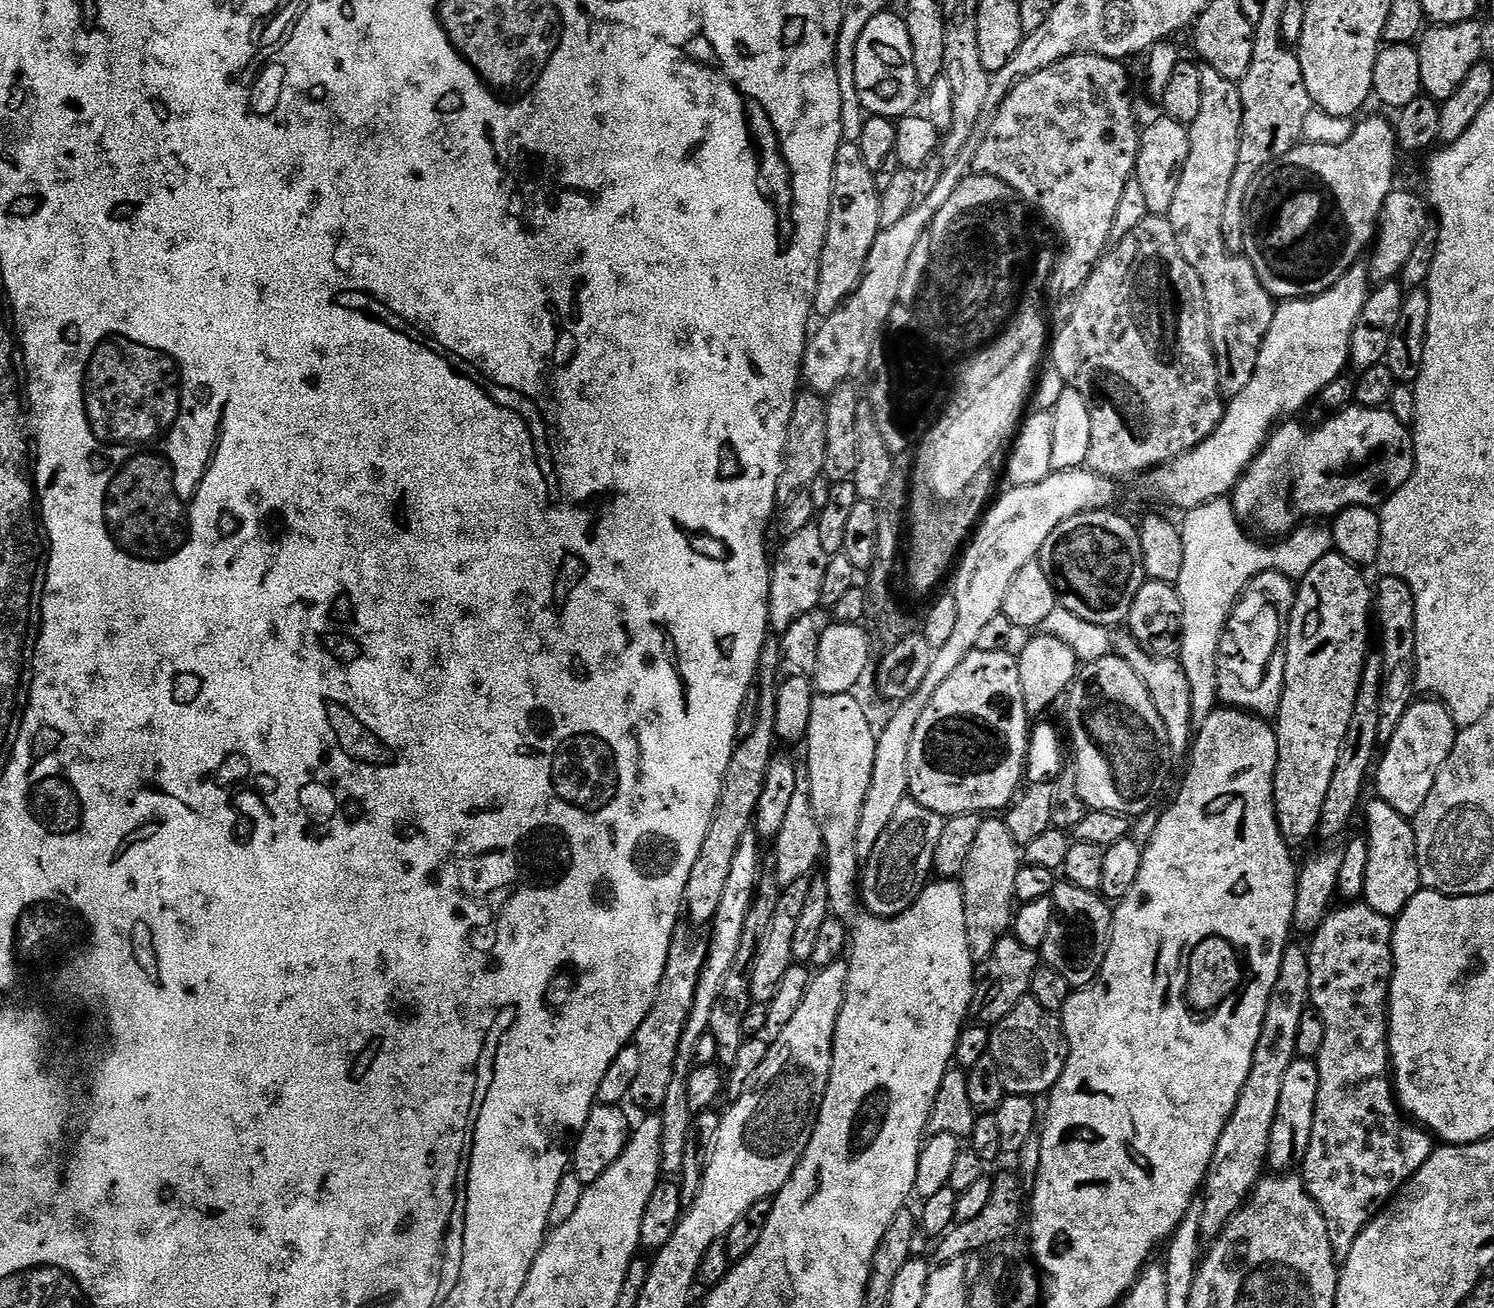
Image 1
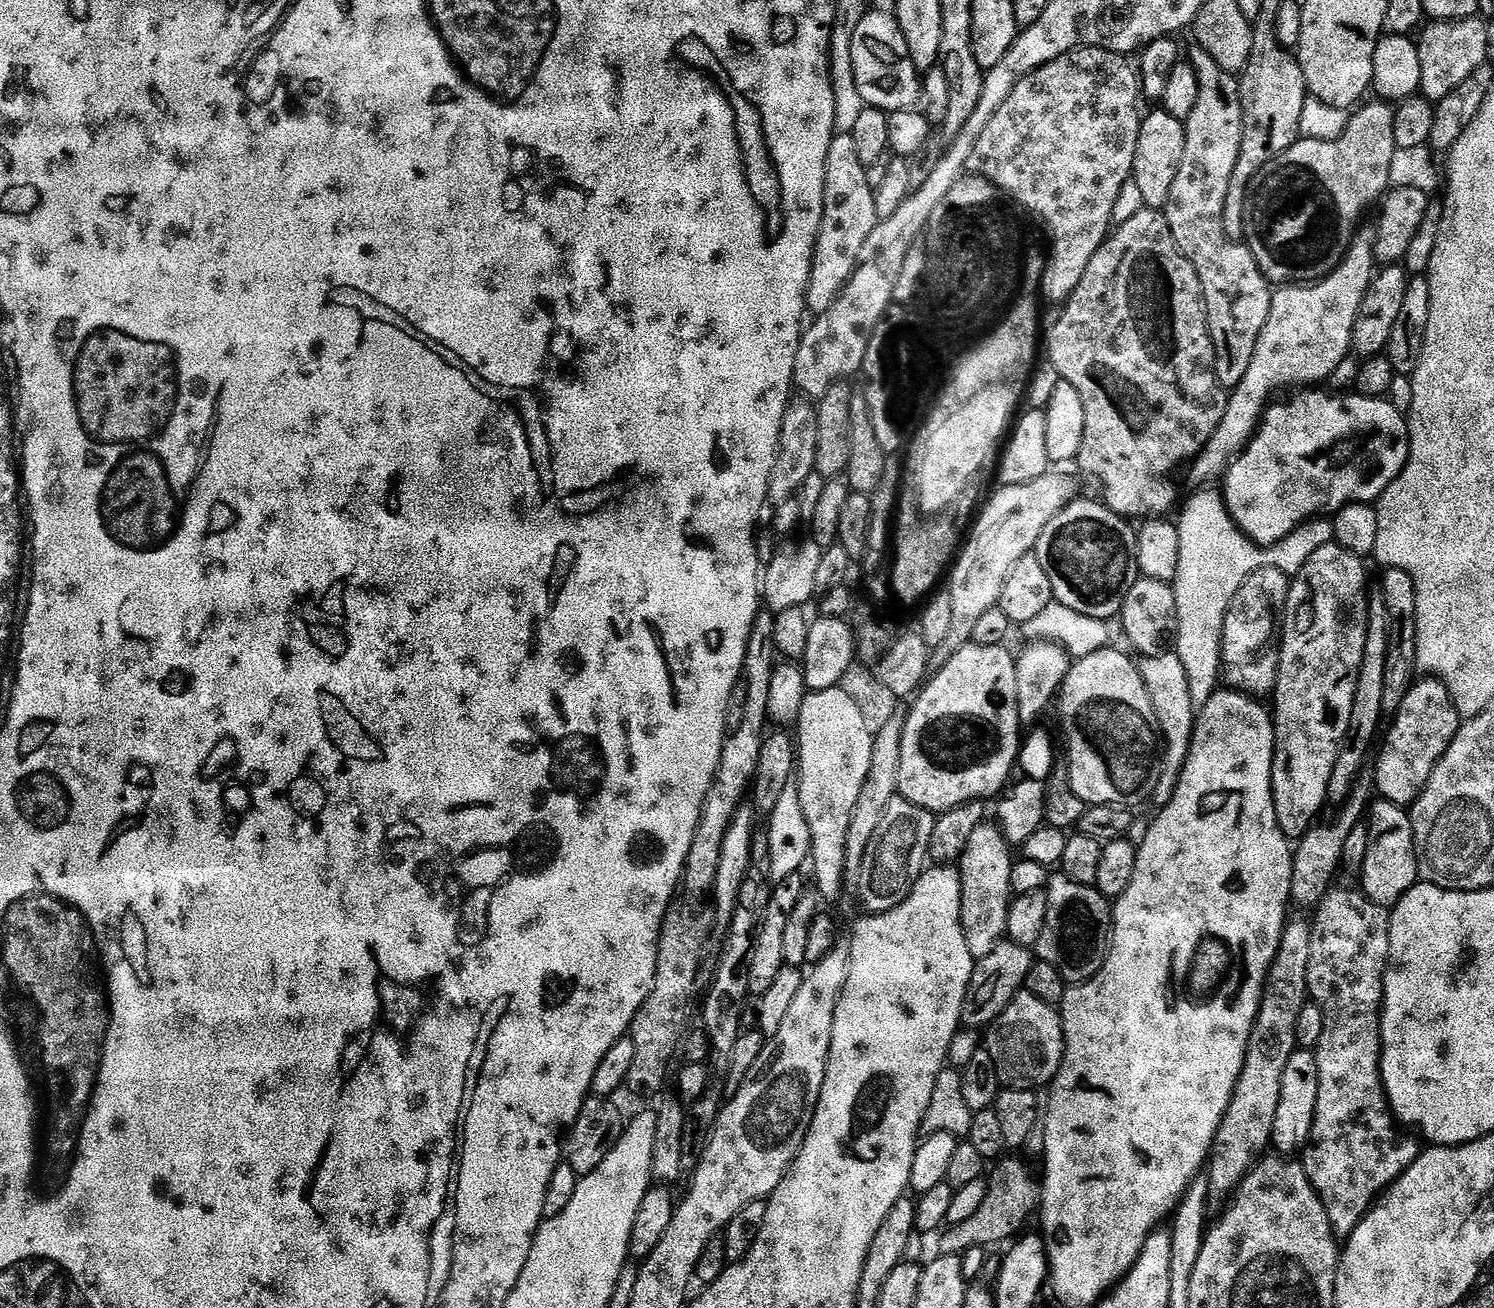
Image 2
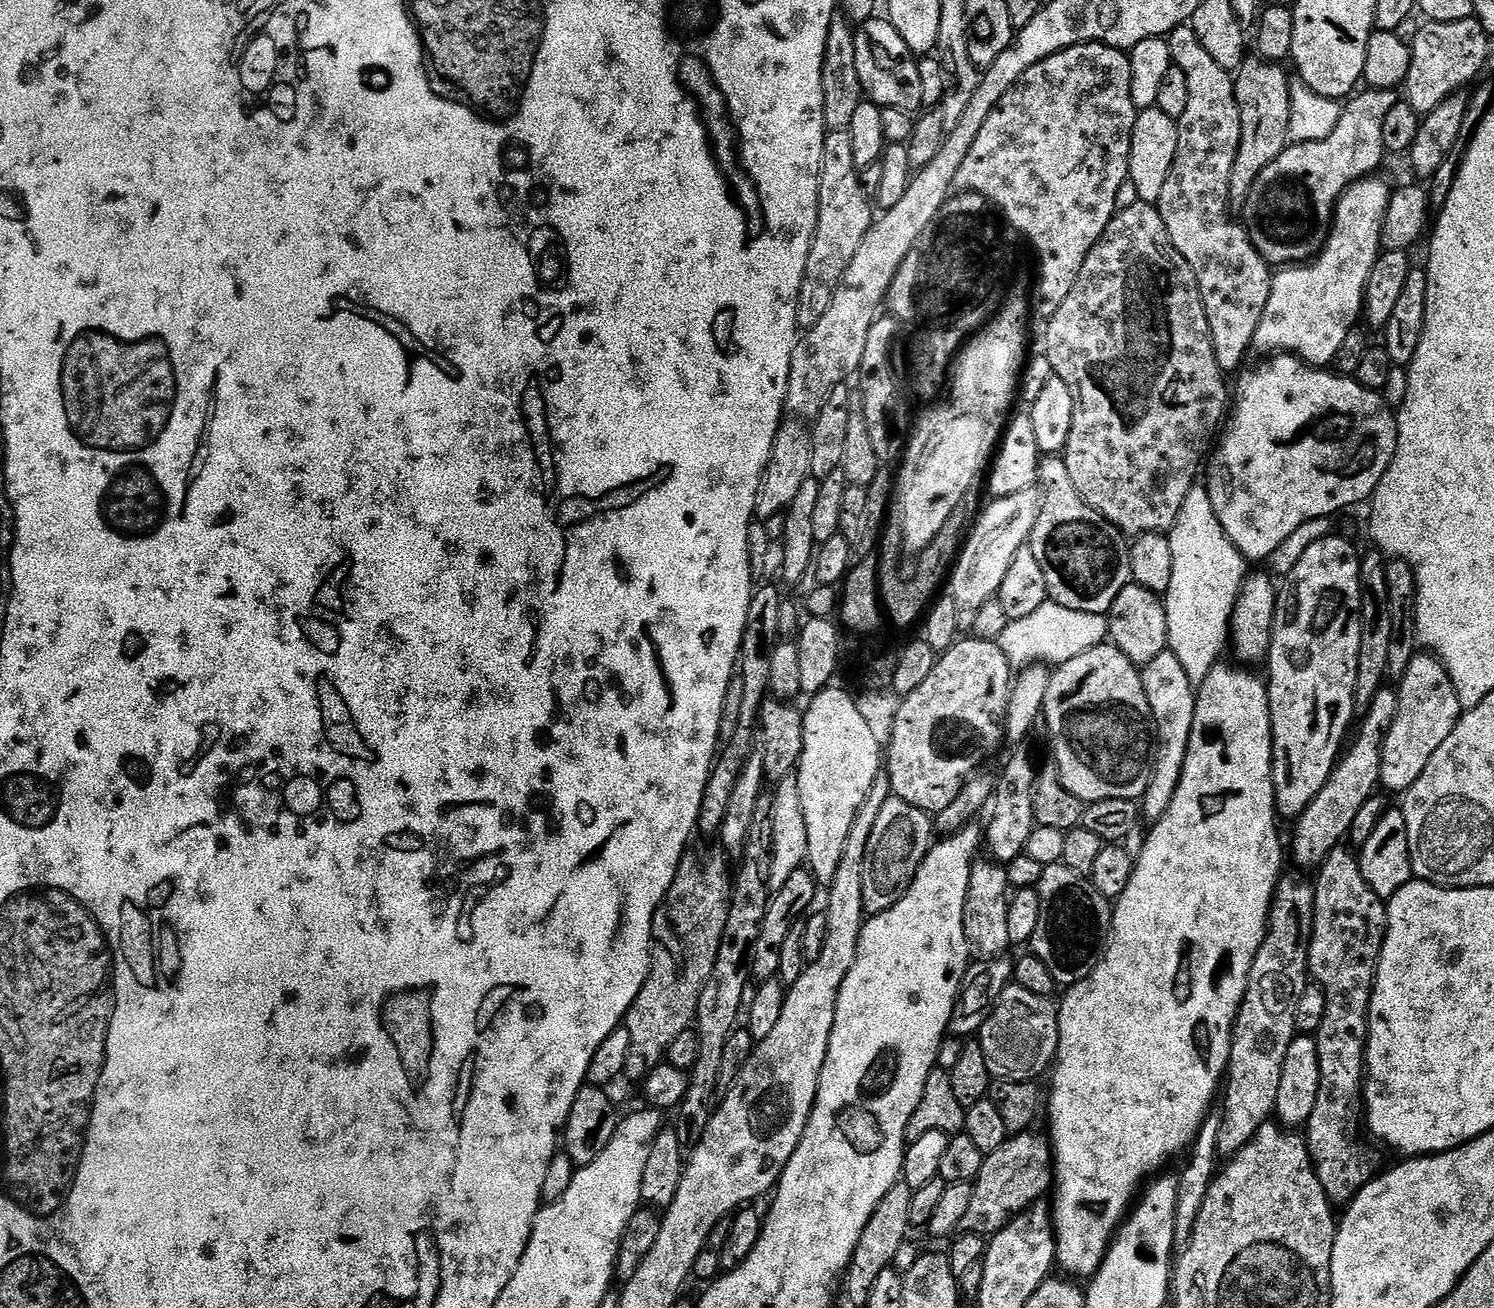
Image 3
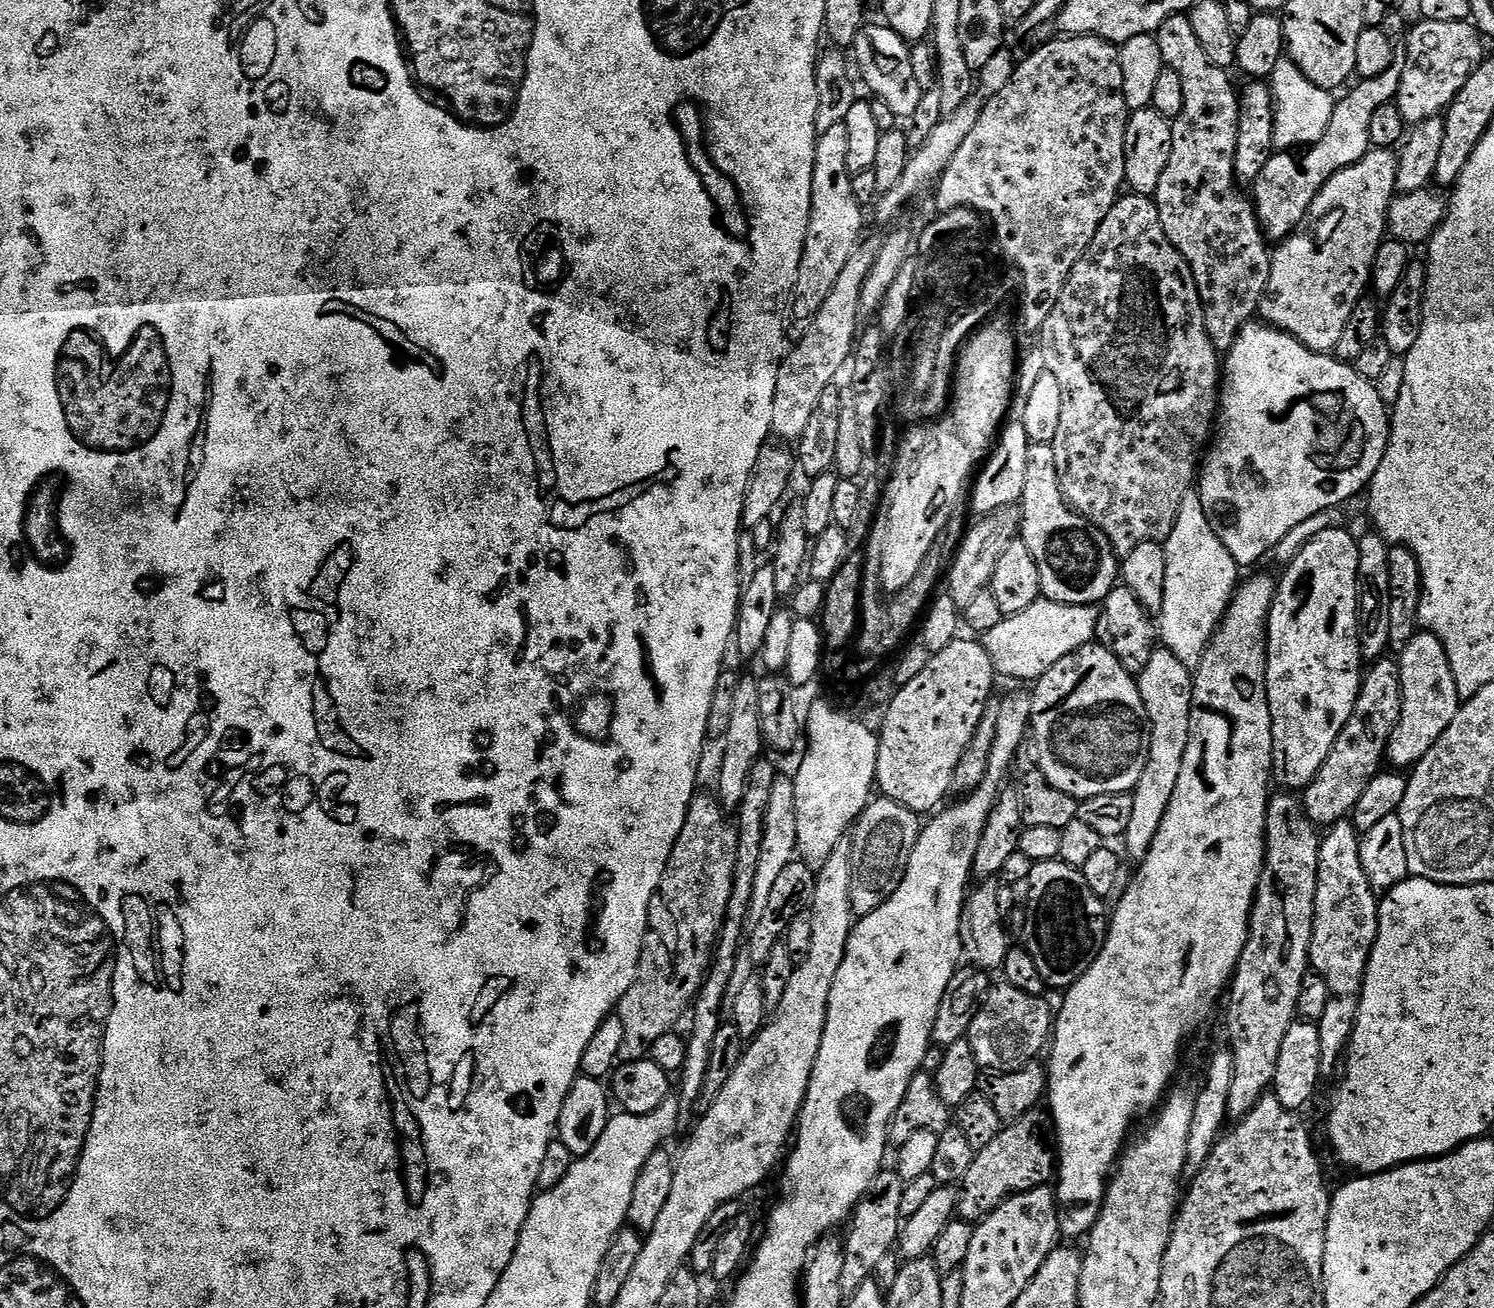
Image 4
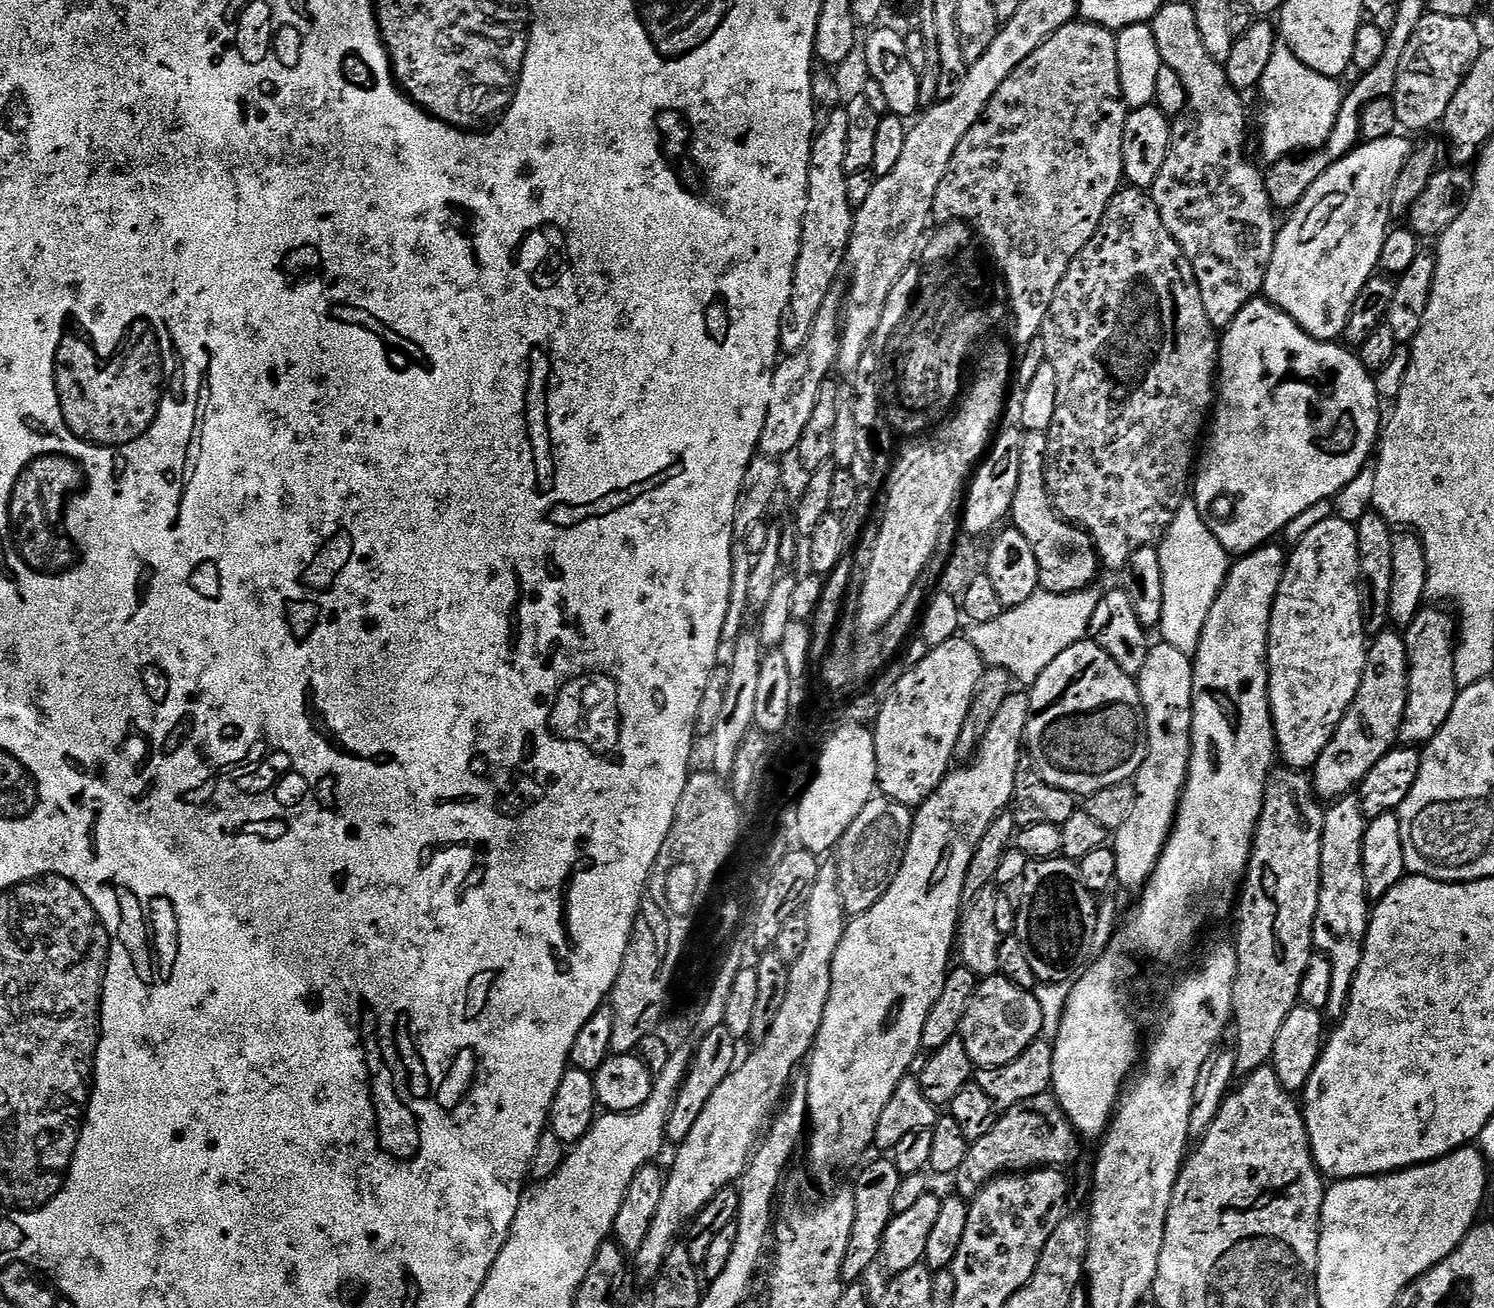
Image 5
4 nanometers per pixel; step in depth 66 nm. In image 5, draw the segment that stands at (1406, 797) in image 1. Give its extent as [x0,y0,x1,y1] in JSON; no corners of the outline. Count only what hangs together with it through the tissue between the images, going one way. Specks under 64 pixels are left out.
[1399,607,1458,746]

